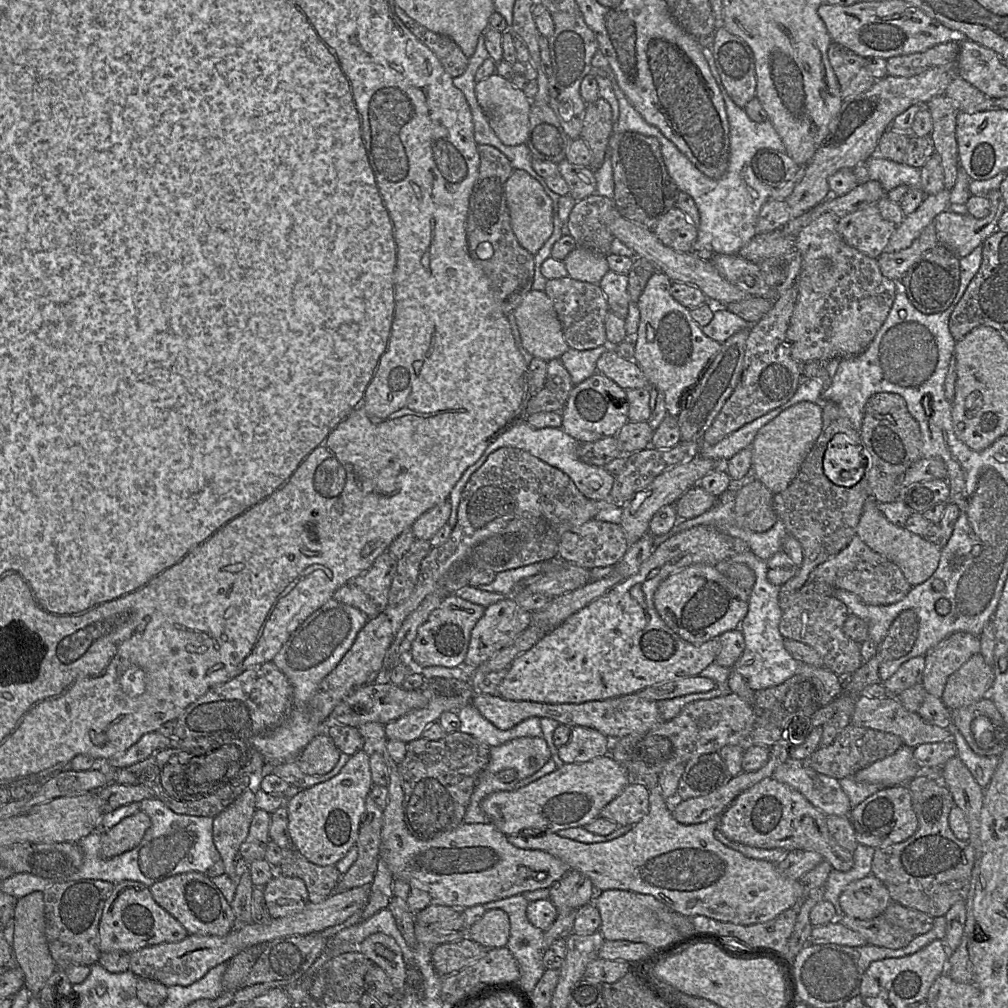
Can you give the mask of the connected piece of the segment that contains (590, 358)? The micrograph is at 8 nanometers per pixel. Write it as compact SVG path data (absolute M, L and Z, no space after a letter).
M606 343L587 350L569 348L559 358L569 372L572 383L577 385L596 372L598 358L609 348L614 349L614 346L609 347Z

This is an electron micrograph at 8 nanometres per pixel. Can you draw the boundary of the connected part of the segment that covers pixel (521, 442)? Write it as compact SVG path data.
M520 420L503 432L495 441L490 443L481 457L469 466L449 494L448 501L451 504L451 514L447 524L453 528L457 522L457 509L461 493L470 476L485 462L487 457L501 447L515 447L525 450L547 464L560 469L574 482L577 489L588 499L605 500L612 489L615 476L608 473L604 467L587 464L577 456L578 441L568 435L561 427L532 428L525 420Z

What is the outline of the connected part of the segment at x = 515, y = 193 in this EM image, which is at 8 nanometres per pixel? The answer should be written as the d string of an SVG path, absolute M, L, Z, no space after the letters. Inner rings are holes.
M513 170L505 183L506 204L519 244L535 255L553 232L553 203L541 184L524 170Z

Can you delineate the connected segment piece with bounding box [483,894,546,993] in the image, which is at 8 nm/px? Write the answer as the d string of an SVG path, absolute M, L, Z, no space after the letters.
M518 894L497 901L491 901L483 905L486 910L501 909L507 913L510 921L510 936L505 947L514 955L520 968L520 979L516 979L513 982L515 982L519 988L531 993L546 968L543 965L544 931L532 925L528 920L526 912L528 903L522 894Z

